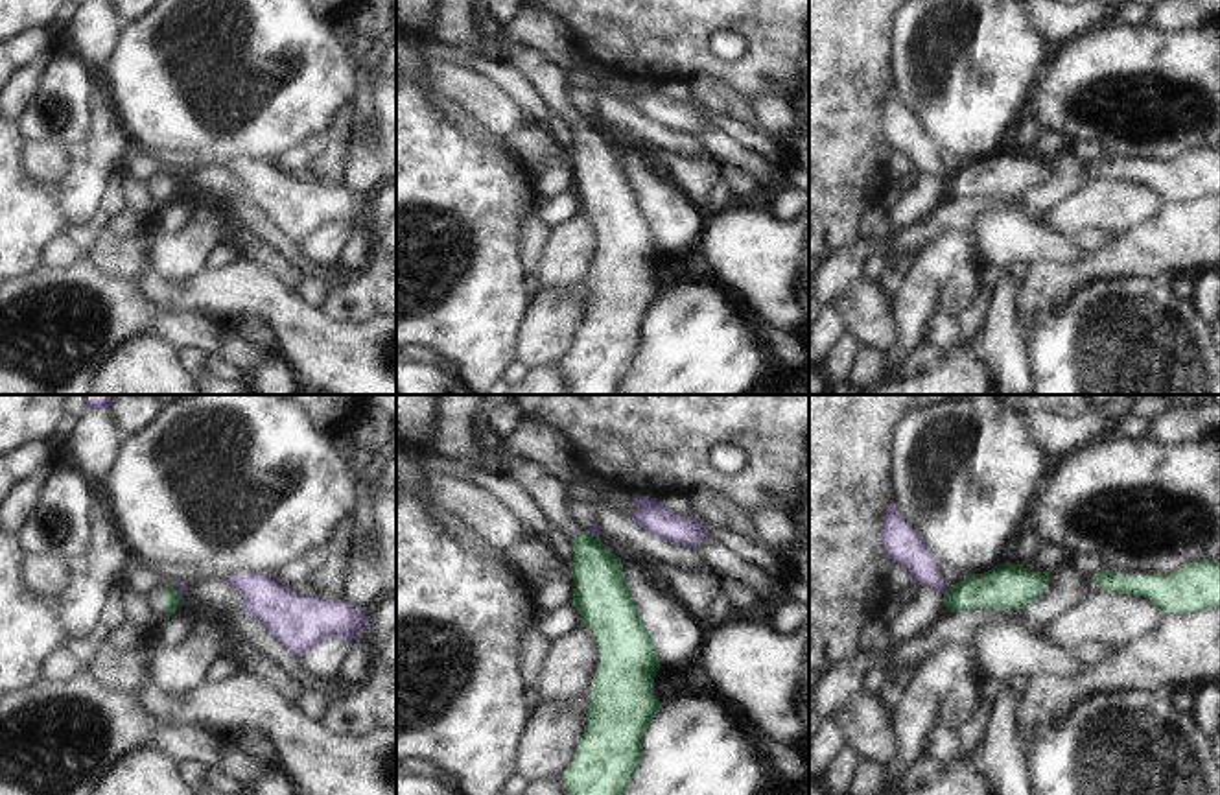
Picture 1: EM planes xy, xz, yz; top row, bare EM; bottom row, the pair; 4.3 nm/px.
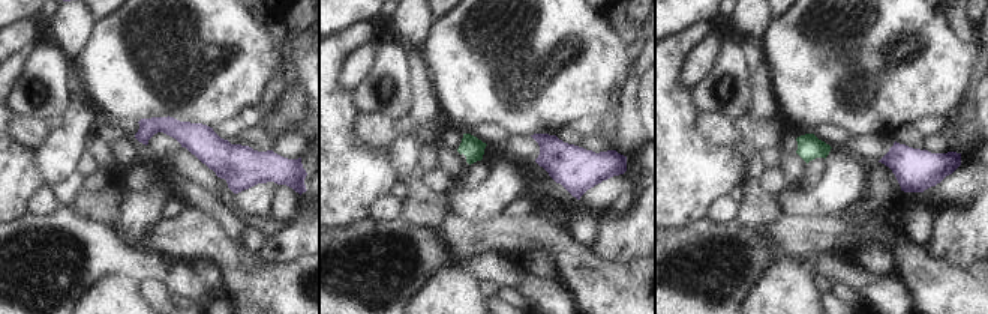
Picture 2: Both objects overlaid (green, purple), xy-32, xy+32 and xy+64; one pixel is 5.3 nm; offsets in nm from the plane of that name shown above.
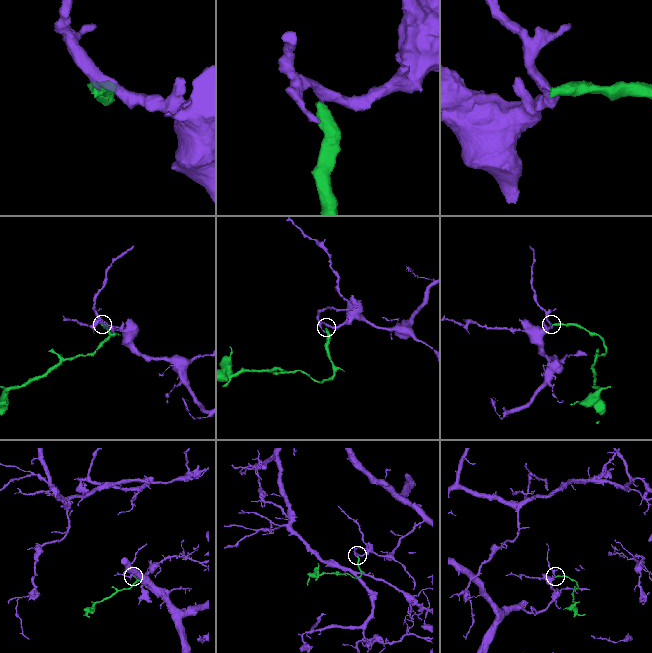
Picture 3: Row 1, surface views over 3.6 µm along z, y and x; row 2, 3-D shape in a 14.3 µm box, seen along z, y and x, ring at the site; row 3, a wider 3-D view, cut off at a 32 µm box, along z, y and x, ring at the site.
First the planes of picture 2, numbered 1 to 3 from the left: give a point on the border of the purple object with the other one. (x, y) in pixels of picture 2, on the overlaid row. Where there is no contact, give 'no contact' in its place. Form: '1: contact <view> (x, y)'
1: no contact
2: no contact
3: no contact

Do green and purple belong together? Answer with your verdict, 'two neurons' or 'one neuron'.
two neurons

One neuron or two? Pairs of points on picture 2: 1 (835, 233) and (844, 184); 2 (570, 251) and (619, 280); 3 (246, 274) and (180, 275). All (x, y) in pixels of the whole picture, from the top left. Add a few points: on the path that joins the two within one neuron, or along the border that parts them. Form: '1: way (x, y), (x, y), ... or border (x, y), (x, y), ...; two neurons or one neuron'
1: border (849, 212), (826, 217), (802, 217); two neurons
2: way (582, 263), (598, 280), (607, 280); one neuron
3: border (176, 260), (188, 260), (191, 263); two neurons

